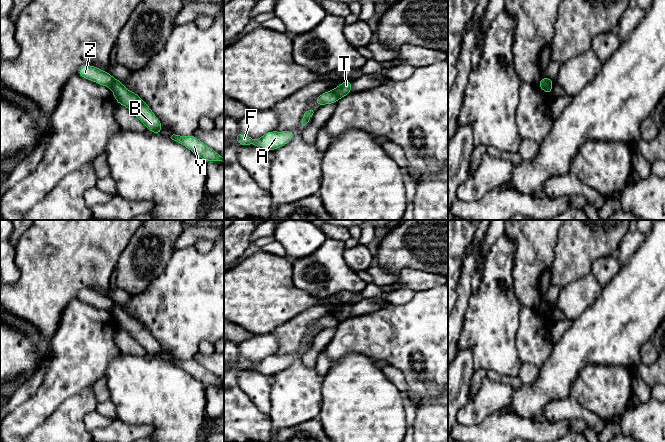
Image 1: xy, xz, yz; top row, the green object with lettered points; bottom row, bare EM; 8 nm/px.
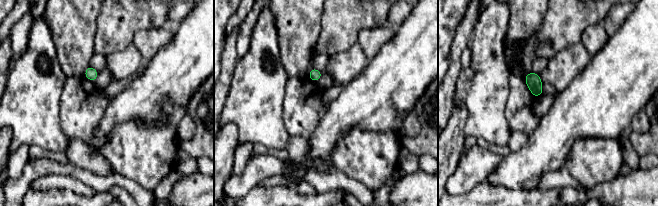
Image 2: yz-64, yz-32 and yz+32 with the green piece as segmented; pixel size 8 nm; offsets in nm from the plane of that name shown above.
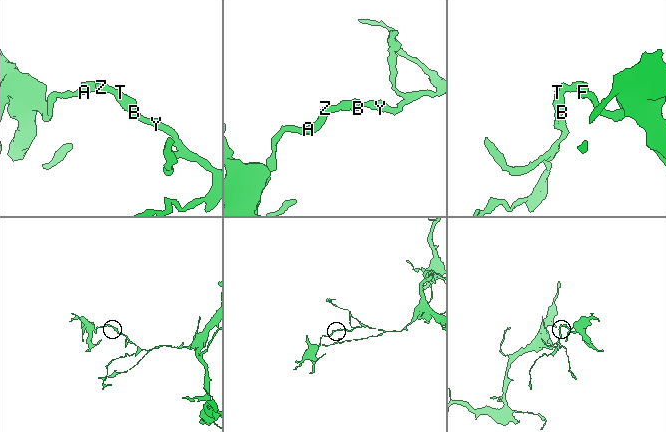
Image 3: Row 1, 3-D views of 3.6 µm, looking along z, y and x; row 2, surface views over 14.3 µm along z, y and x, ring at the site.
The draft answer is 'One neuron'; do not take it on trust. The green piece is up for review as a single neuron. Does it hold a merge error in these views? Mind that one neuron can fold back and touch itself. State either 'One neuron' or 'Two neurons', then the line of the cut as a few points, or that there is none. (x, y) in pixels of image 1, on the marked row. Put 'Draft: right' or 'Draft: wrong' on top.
Draft: wrong
Two neurons. Split along xy (115, 79), (110, 87)

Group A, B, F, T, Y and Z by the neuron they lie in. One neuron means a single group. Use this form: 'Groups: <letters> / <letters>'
Groups: A F Z / B T Y

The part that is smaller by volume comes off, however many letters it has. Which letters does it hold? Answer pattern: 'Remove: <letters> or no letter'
Remove: A, F, Z

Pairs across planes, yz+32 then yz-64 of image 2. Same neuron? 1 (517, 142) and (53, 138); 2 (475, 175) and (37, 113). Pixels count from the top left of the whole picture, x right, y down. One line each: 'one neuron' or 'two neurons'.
1: two neurons
2: two neurons

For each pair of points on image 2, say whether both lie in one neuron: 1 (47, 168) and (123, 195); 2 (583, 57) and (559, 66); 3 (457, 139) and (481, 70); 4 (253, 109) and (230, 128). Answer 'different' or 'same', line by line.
1: different
2: same
3: different
4: different

